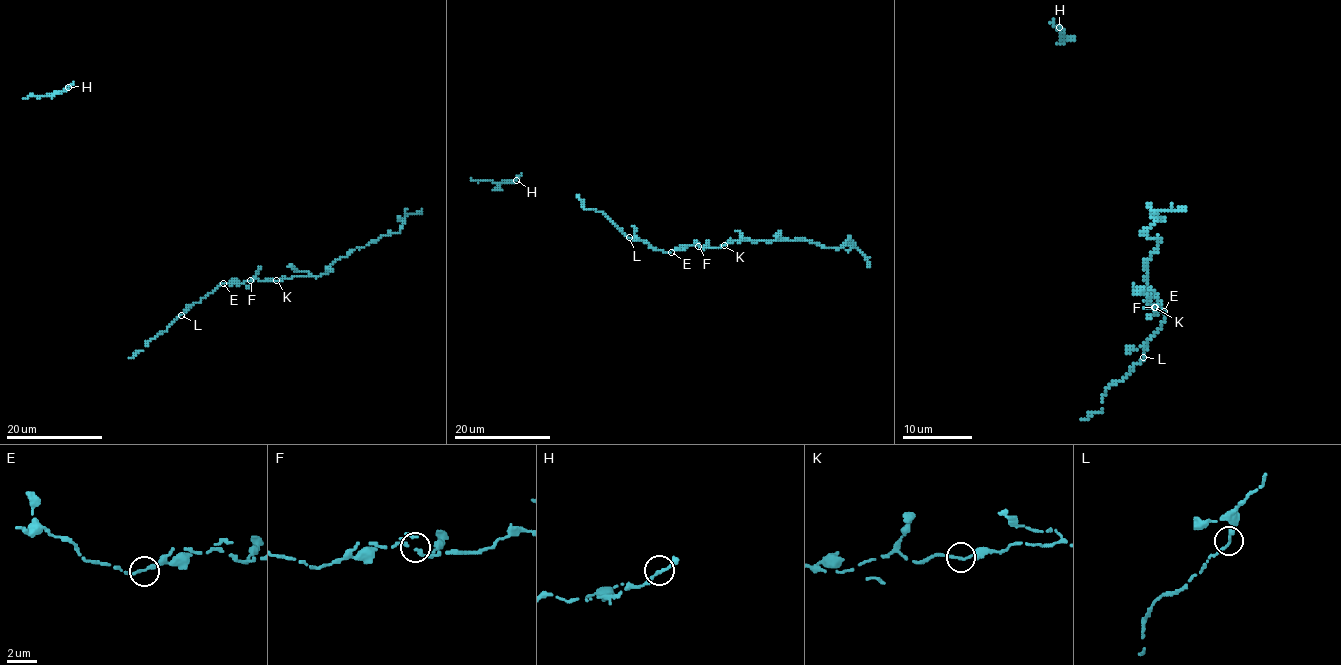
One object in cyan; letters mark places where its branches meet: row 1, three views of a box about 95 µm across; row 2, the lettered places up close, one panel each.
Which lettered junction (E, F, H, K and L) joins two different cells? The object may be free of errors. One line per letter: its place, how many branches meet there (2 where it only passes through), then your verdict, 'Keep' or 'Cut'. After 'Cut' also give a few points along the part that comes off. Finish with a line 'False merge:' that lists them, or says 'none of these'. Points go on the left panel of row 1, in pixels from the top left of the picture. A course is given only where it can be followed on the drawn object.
E: Place: (223, 283). Branches: 2. Keep
F: Place: (250, 280). Branches: 2. Keep
H: Place: (68, 87). Branches: 2. Keep
K: Place: (276, 280). Branches: 2. Keep
L: Place: (181, 315). Branches: 2. Keep
False merge: none of these

